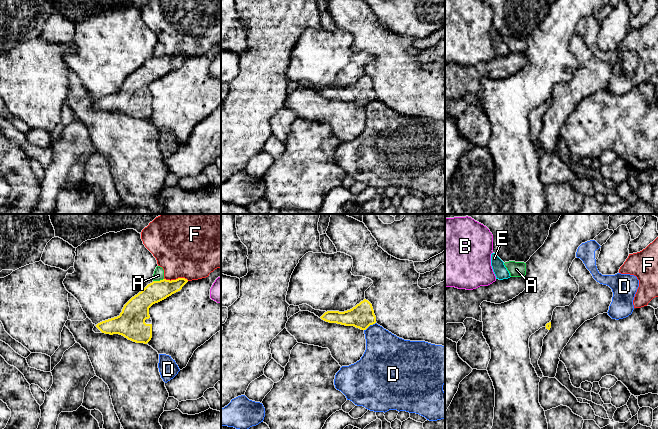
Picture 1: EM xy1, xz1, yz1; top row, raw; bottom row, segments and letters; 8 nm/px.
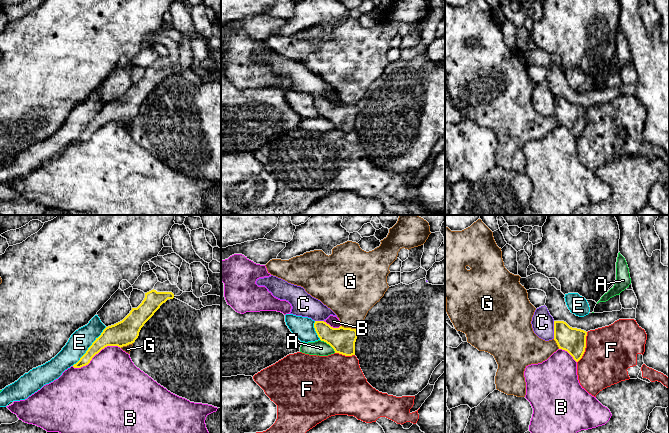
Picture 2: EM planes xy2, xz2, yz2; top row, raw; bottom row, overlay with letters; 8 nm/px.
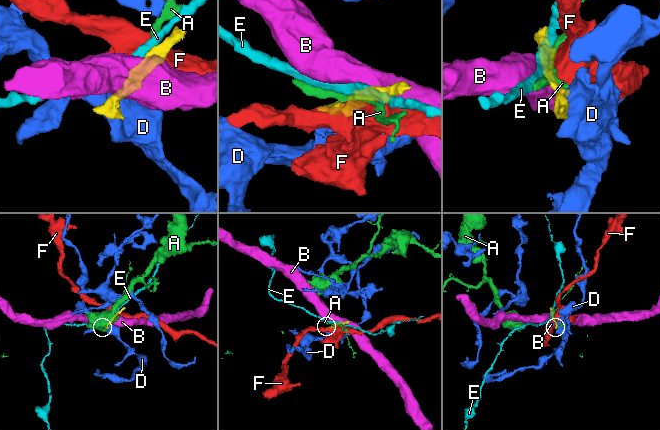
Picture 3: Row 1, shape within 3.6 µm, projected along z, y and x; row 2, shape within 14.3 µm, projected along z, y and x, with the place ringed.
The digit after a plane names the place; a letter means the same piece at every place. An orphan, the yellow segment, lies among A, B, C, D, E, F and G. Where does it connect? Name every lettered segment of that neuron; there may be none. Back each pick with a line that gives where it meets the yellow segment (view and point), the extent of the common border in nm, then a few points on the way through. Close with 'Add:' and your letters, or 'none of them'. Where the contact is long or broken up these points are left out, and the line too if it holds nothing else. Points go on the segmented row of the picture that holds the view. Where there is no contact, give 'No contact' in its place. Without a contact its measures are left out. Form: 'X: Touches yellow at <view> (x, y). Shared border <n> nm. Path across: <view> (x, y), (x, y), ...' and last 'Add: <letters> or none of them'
Add: none of them

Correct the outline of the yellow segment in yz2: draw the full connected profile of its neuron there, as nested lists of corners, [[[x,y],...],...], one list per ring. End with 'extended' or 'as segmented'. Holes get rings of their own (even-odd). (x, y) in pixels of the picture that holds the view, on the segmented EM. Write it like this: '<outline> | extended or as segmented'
[[[554,321],[554,340],[559,349],[567,351],[578,362],[586,348],[587,332],[572,328],[564,321]]] | as segmented

